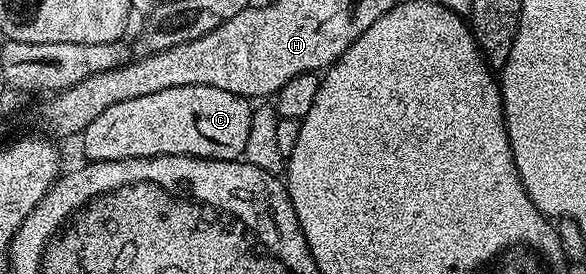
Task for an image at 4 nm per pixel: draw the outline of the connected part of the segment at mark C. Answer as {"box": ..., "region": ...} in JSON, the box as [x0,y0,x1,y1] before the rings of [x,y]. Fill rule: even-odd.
{"box":[79,88,251,162],"region":[[[163,88],[163,92],[155,92],[151,96],[135,96],[135,100],[123,100],[123,104],[111,104],[111,108],[99,112],[99,116],[87,124],[87,128],[79,135],[79,141],[82,152],[86,154],[84,157],[91,162],[151,156],[191,156],[232,162],[242,157],[251,118],[250,103],[231,92],[223,92],[223,88]]]}

